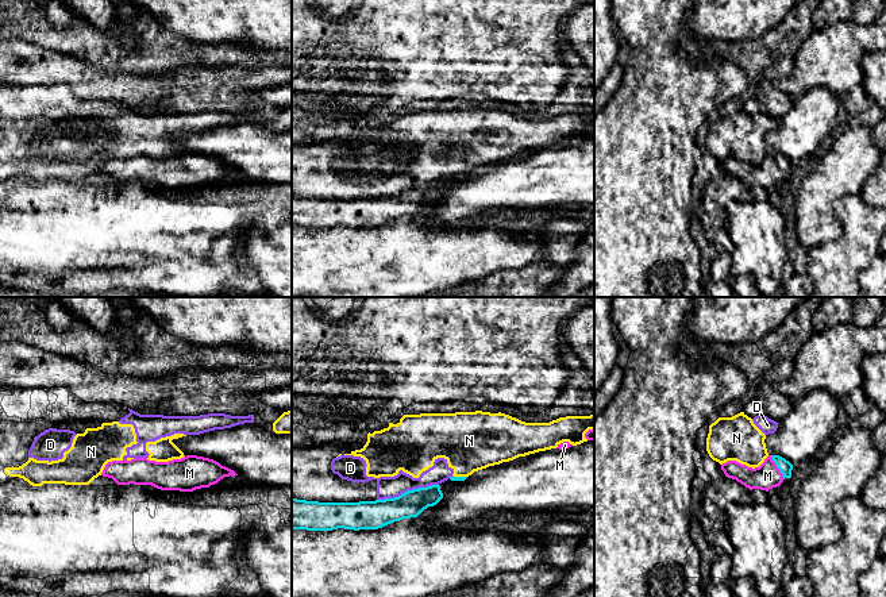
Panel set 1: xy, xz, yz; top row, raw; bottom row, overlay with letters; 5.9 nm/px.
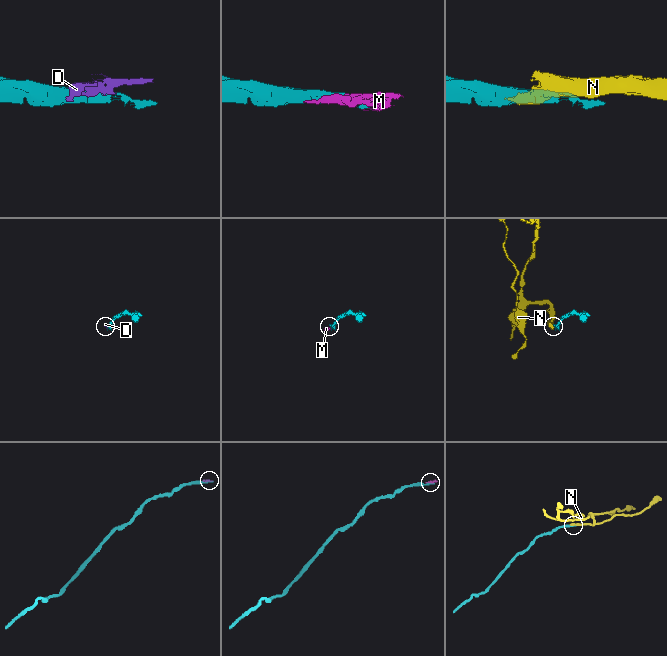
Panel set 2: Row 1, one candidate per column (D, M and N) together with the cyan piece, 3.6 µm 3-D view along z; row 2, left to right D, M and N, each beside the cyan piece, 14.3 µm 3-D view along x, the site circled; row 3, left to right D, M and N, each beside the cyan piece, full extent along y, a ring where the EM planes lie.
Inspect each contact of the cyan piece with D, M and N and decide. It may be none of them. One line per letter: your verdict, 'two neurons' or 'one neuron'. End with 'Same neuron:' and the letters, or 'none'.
D: two neurons
M: one neuron
N: two neurons
Same neuron: M

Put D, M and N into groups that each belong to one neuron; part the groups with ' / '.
D N / M

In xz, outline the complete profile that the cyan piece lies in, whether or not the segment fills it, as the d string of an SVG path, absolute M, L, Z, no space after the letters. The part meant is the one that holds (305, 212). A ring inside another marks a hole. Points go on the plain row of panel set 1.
M440 182L408 188L398 194L359 200L319 200L292 196L292 227L378 227L417 215L443 196Z

